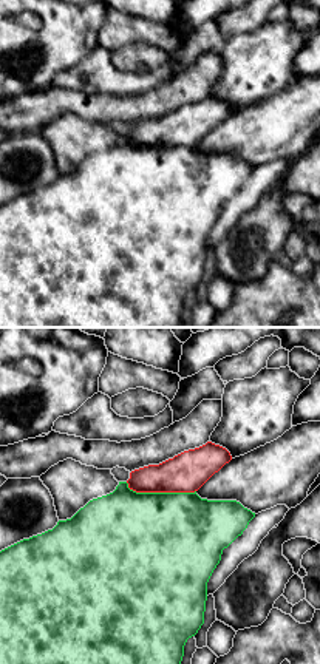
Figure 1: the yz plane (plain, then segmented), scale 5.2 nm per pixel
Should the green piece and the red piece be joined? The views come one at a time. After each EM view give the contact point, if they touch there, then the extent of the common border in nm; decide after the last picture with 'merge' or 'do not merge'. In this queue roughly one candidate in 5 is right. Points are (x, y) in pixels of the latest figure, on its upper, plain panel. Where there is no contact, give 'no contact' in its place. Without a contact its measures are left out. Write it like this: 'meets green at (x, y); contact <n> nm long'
meets green at (160, 147); contact 380 nm long

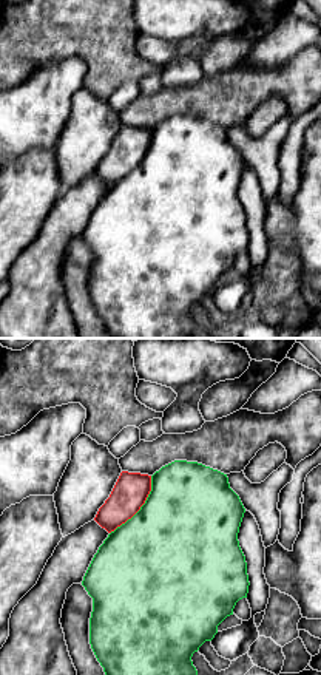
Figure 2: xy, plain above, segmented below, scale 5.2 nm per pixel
meets green at (141, 161); contact 380 nm long

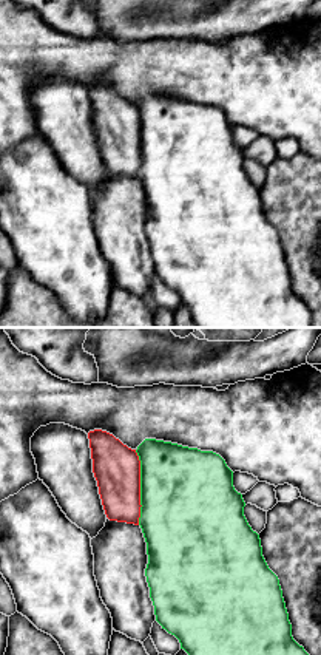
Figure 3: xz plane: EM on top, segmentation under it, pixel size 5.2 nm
meets green at (141, 141); contact 400 nm long

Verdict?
do not merge

